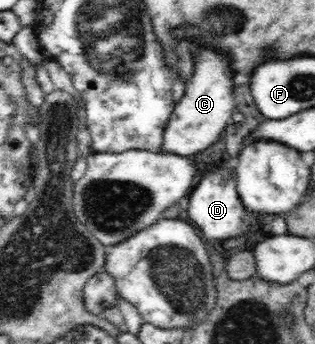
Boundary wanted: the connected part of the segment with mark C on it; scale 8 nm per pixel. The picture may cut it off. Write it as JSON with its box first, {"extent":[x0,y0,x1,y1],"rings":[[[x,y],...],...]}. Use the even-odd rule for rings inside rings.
{"extent":[162,50,235,155],"rings":[[[192,50],[194,66],[196,66],[196,72],[193,77],[187,81],[184,94],[182,98],[174,104],[174,109],[166,122],[165,130],[162,132],[162,150],[165,153],[189,155],[197,154],[201,150],[205,150],[207,146],[211,146],[213,142],[217,142],[219,134],[225,130],[229,118],[233,116],[235,112],[235,103],[233,97],[231,97],[233,74],[231,74],[230,66],[223,66],[217,58],[213,58],[213,54],[205,54],[205,50]]]}

